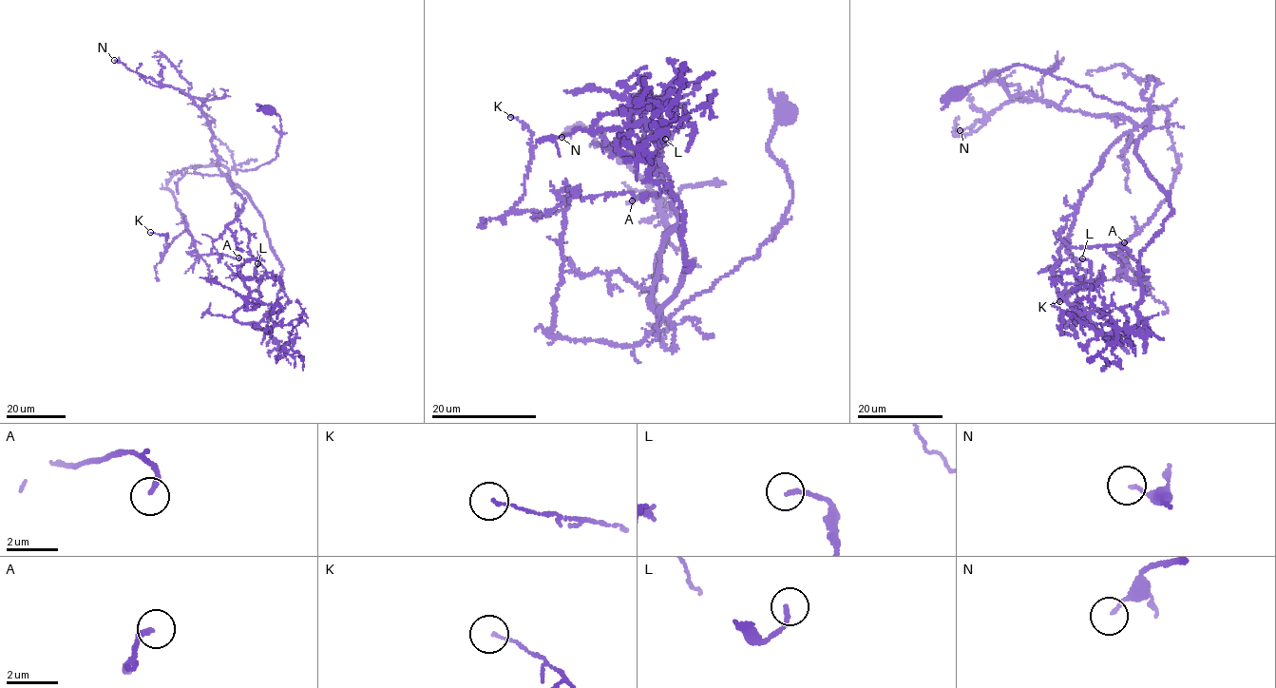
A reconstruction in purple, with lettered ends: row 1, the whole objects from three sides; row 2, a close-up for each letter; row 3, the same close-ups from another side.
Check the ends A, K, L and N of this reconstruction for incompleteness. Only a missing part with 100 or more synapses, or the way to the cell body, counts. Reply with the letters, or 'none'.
none

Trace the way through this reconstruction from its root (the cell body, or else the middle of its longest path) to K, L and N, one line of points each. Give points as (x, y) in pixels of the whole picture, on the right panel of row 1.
K: (956, 93), (1024, 64), (1169, 113), (1179, 162), (1170, 196), (1120, 245), (1135, 281), (1098, 278), (1059, 301)
L: (956, 93), (1024, 64), (1147, 109), (1135, 154), (1171, 214), (1120, 338), (1060, 295), (1090, 278), (1082, 258)
N: (956, 93), (1024, 64), (1149, 115), (1137, 126), (1119, 115), (1092, 116), (1018, 99), (960, 130)

